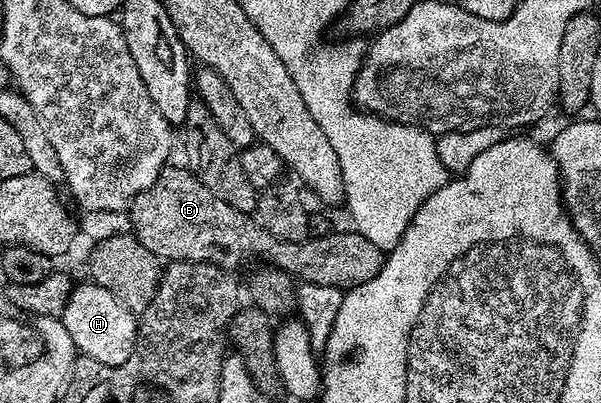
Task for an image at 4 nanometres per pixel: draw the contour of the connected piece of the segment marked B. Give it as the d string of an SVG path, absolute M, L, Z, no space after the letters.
M166 166L155 183L135 197L127 209L137 240L162 261L190 260L237 270L240 264L257 260L253 262L264 262L306 284L335 286L342 290L371 282L387 261L384 249L375 246L375 242L367 242L356 230L333 232L318 240L306 238L287 242L275 238L251 218L250 213L227 206L227 202L207 190L188 167L173 167Z

